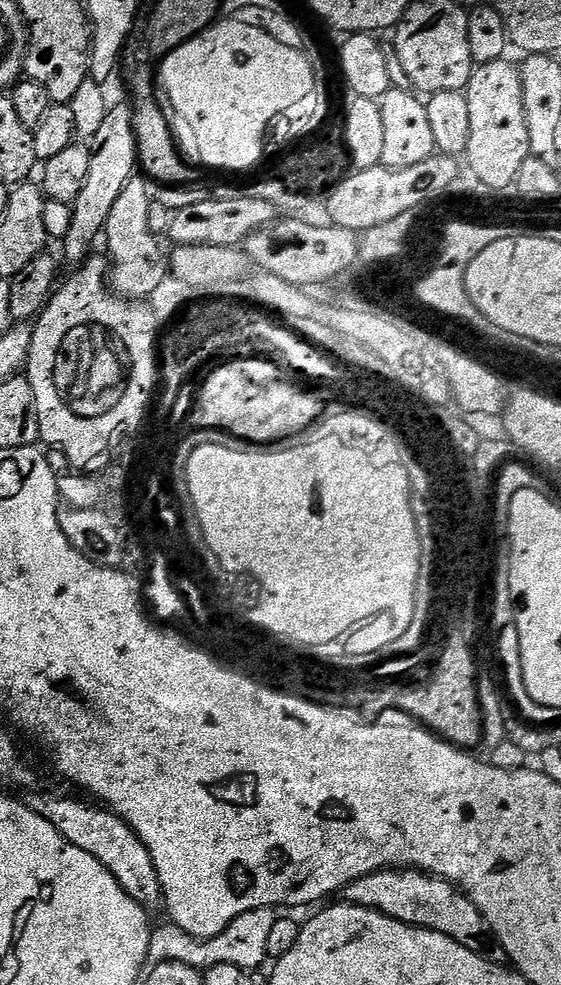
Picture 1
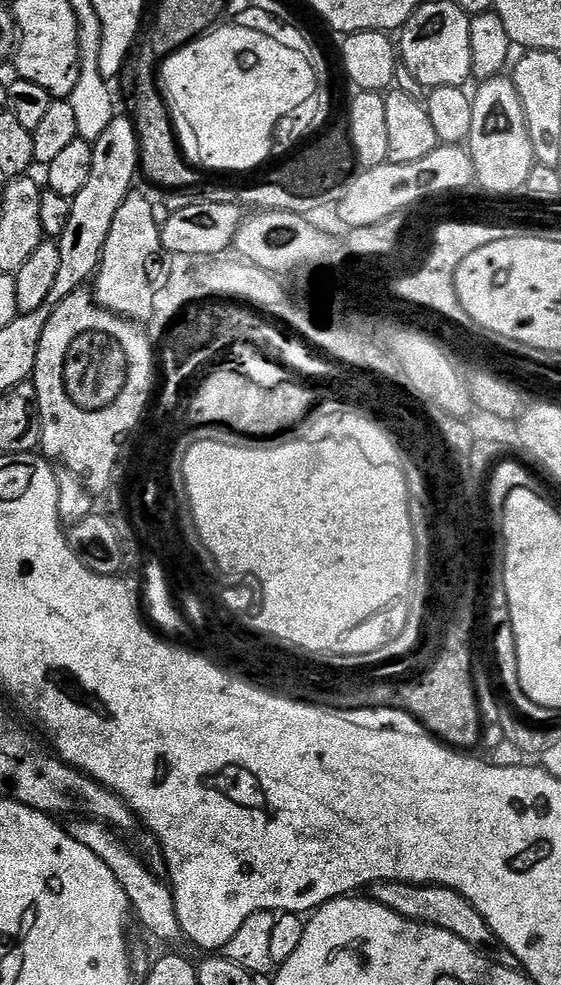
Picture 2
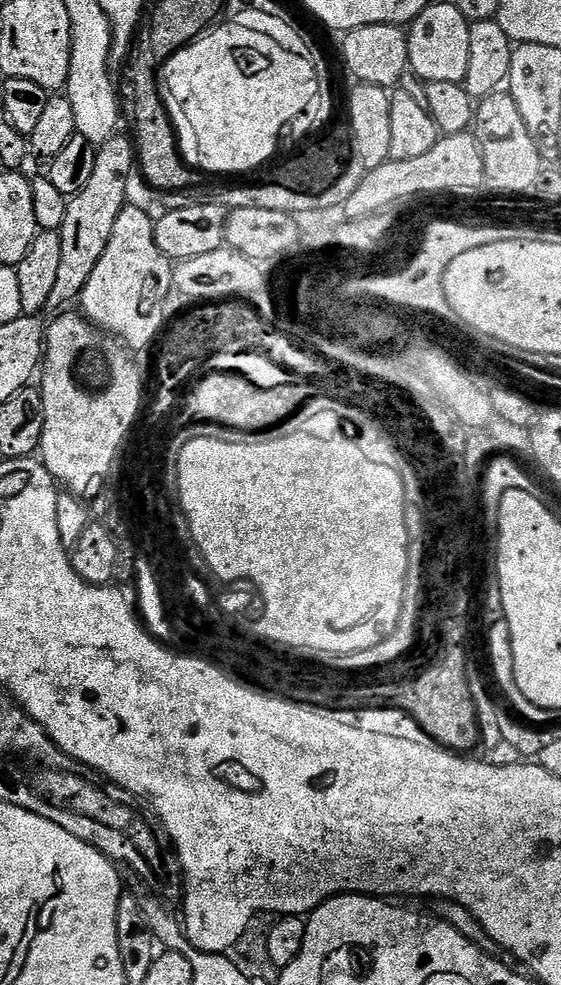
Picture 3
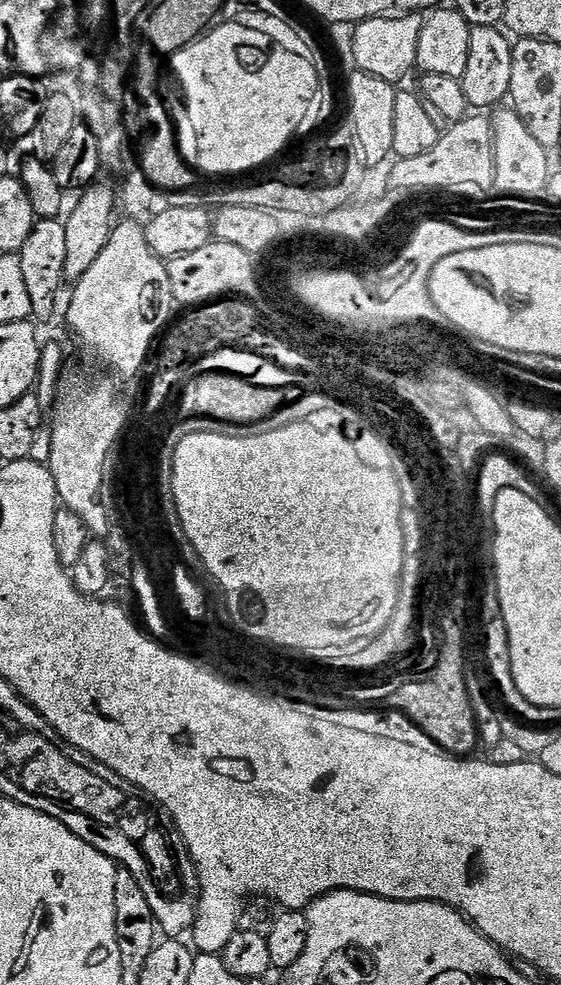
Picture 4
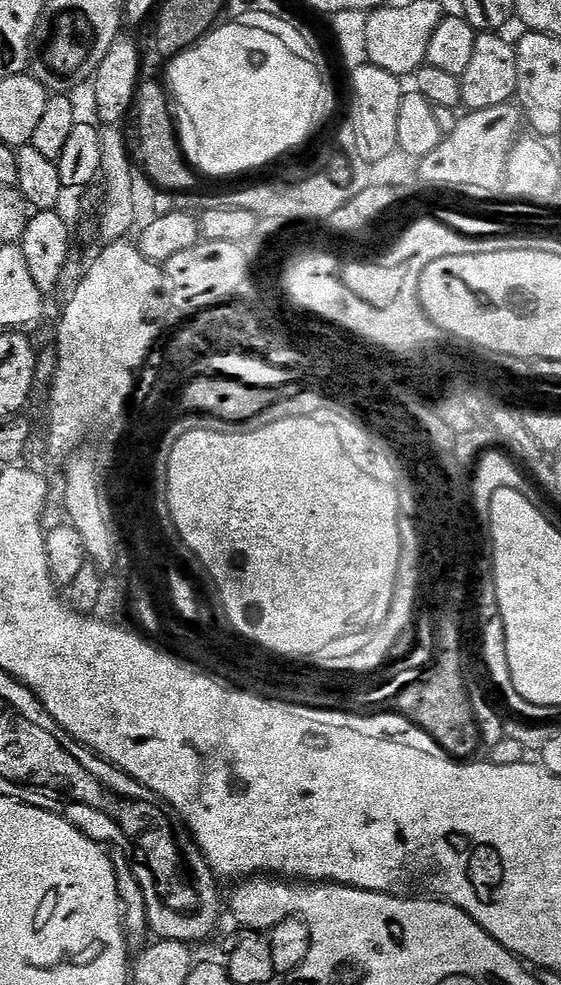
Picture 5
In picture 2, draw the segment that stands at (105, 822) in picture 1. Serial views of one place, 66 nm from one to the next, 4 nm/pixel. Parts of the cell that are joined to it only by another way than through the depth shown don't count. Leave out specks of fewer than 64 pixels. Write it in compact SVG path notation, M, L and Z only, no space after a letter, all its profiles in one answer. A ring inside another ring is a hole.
M83 818L71 821L69 824L71 824L68 826L69 835L81 842L82 846L86 846L91 853L97 854L98 858L110 867L111 873L118 879L118 884L122 886L128 898L133 915L138 916L145 930L162 942L179 941L183 937L183 932L178 922L171 887L165 881L160 882L141 858L126 846L107 825Z

